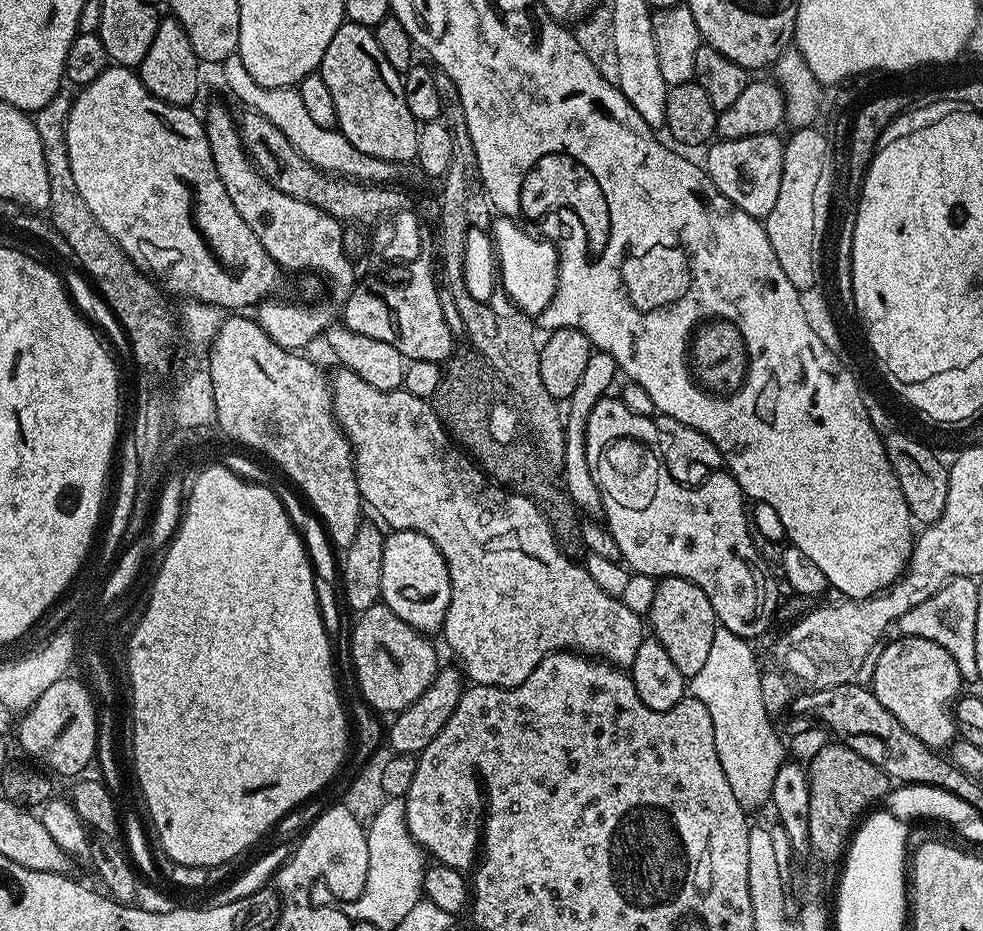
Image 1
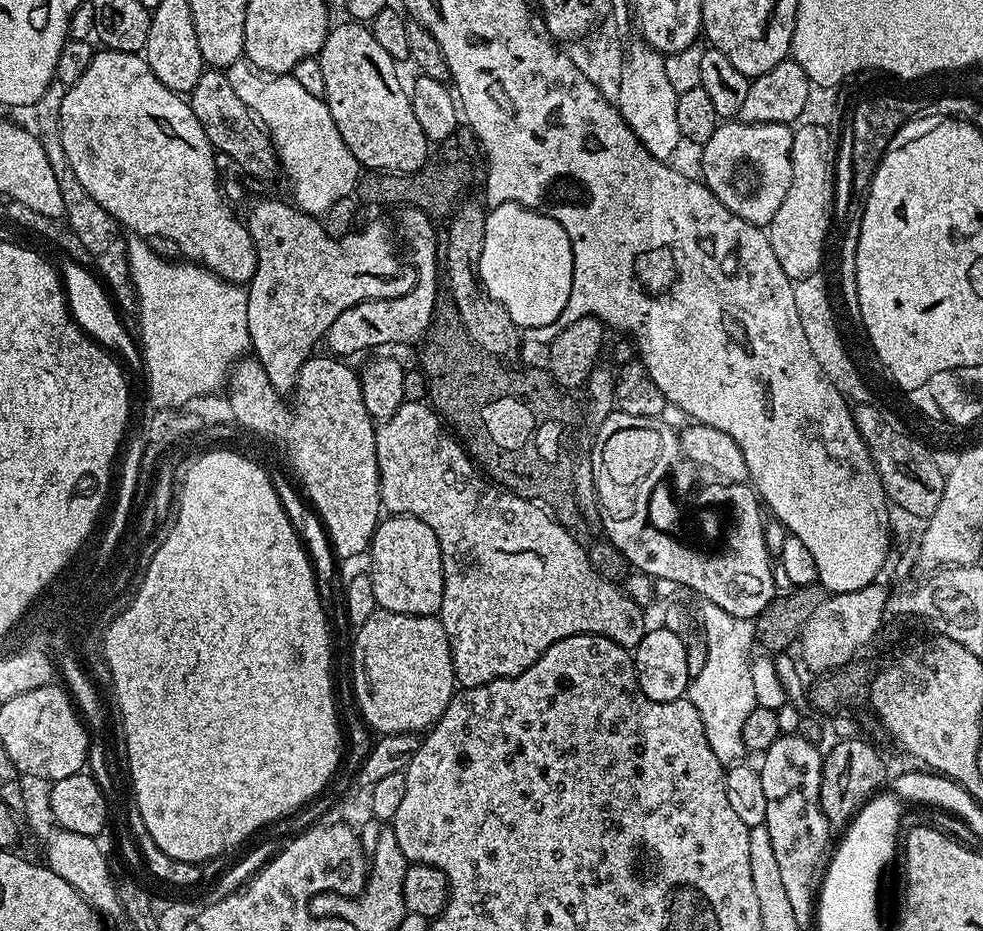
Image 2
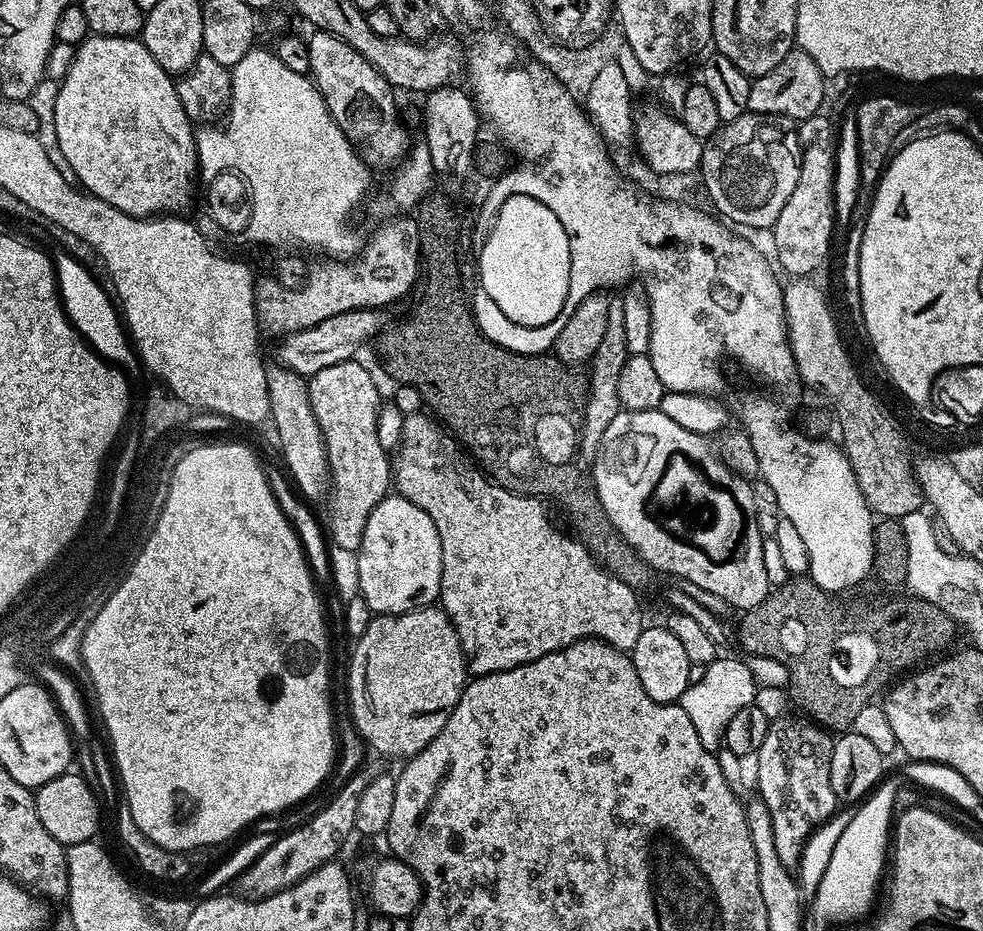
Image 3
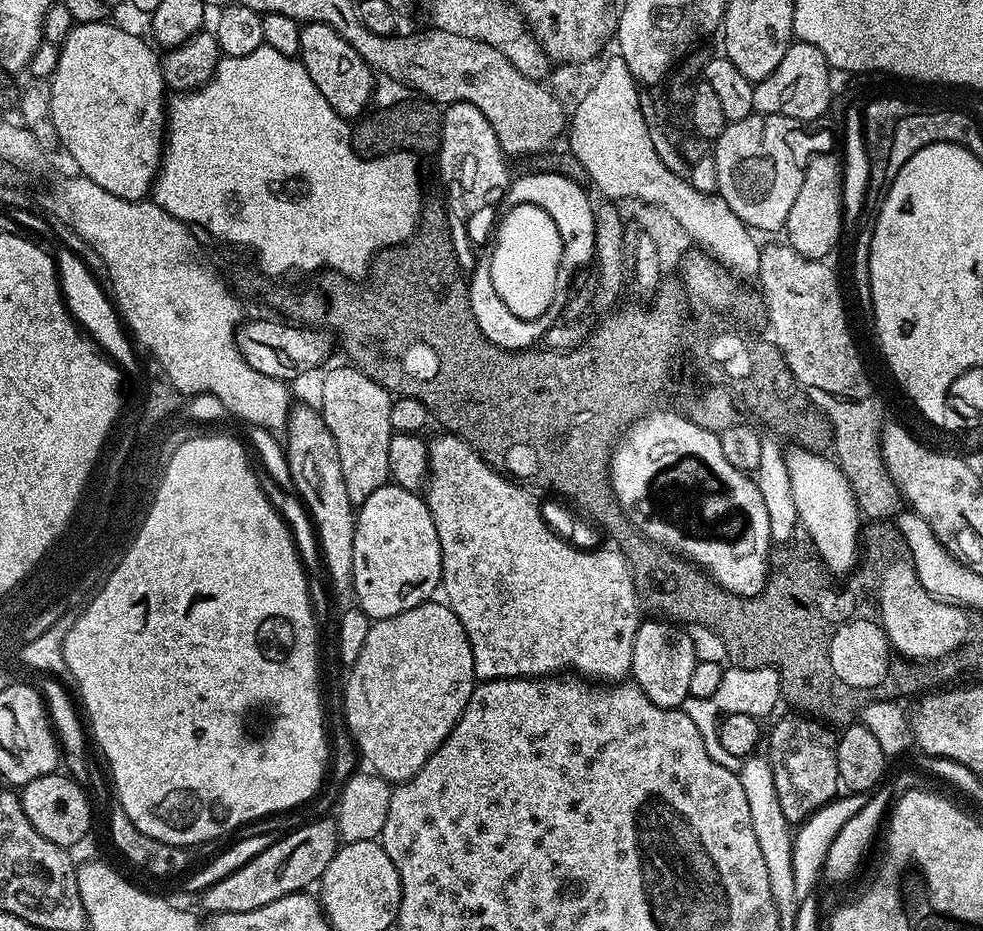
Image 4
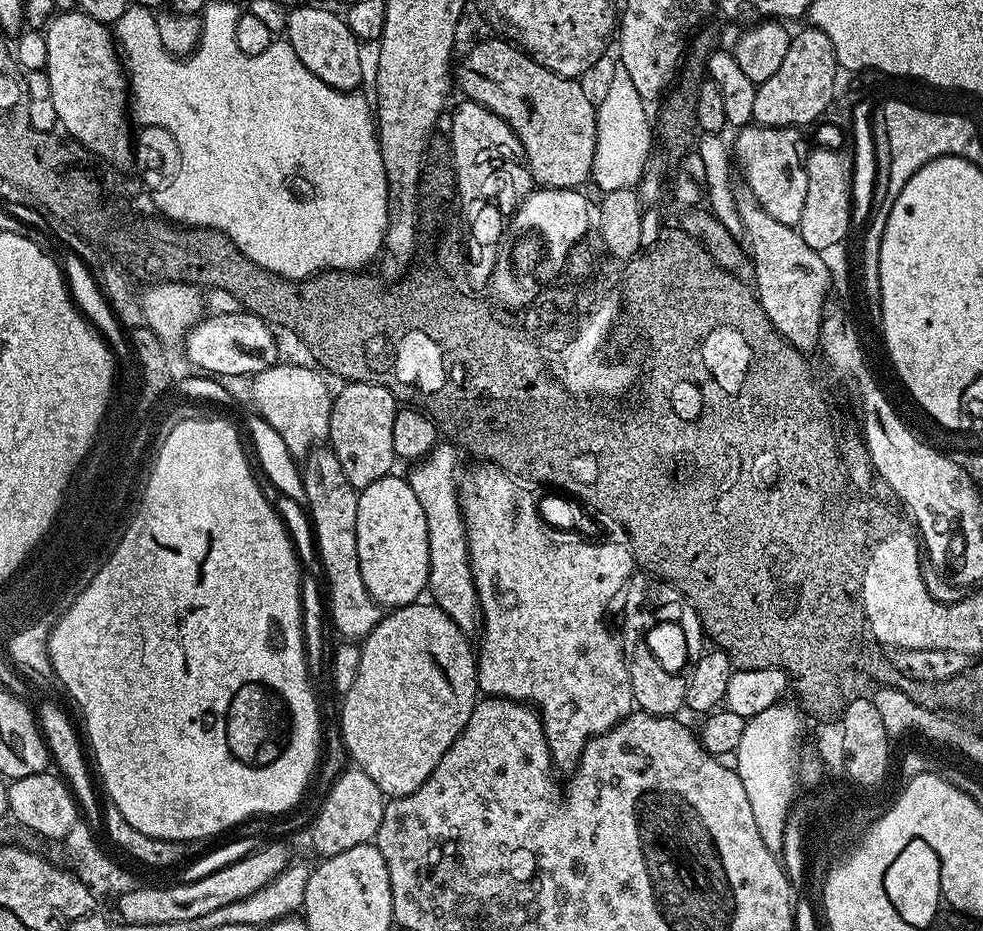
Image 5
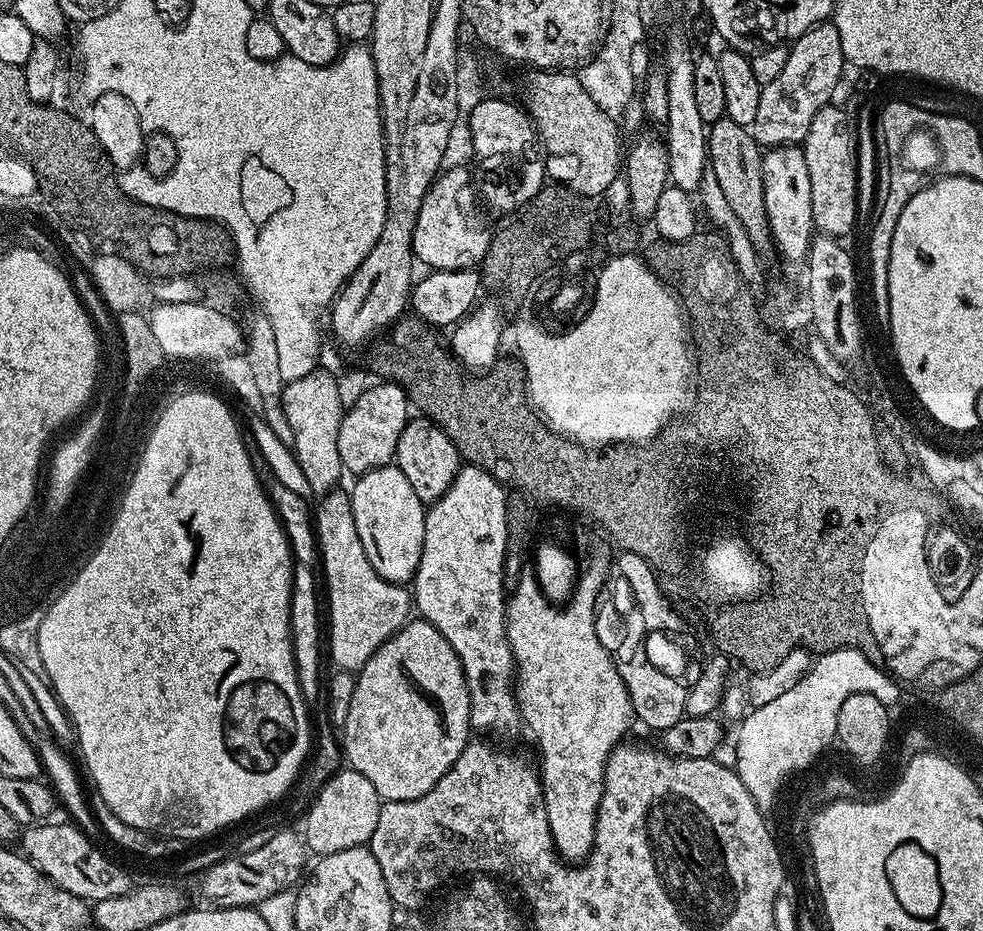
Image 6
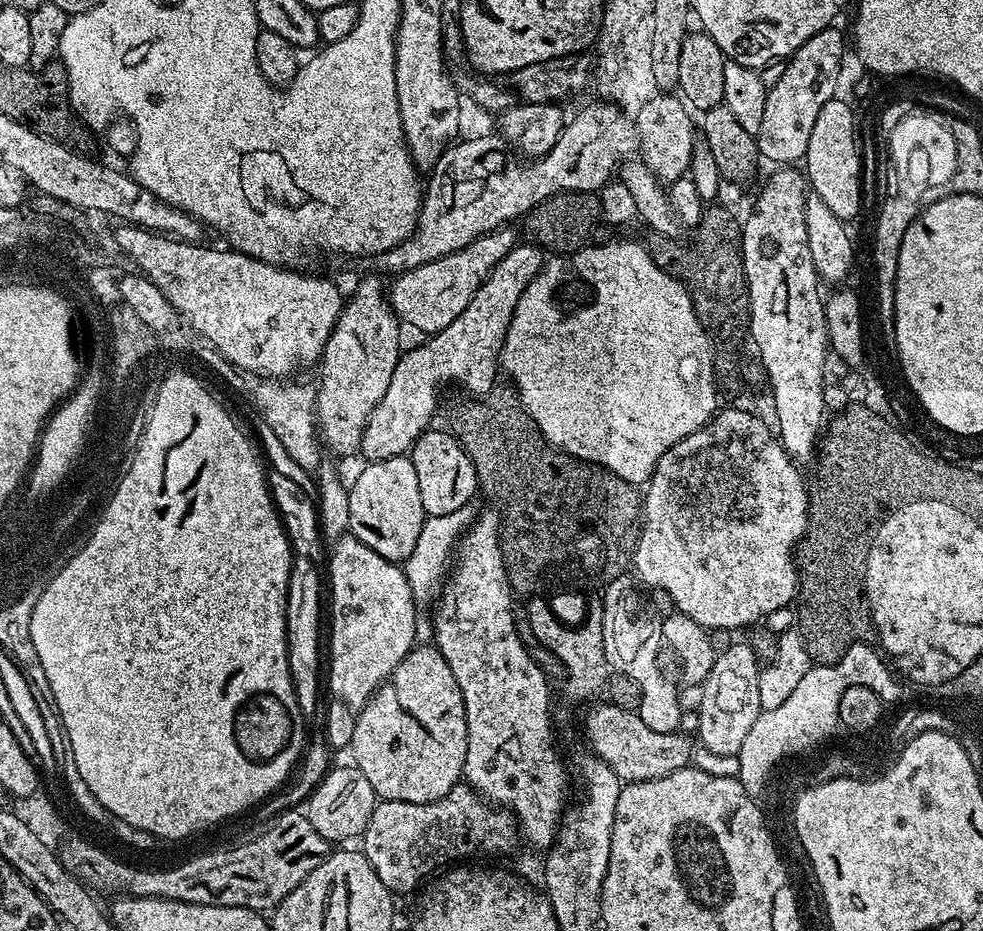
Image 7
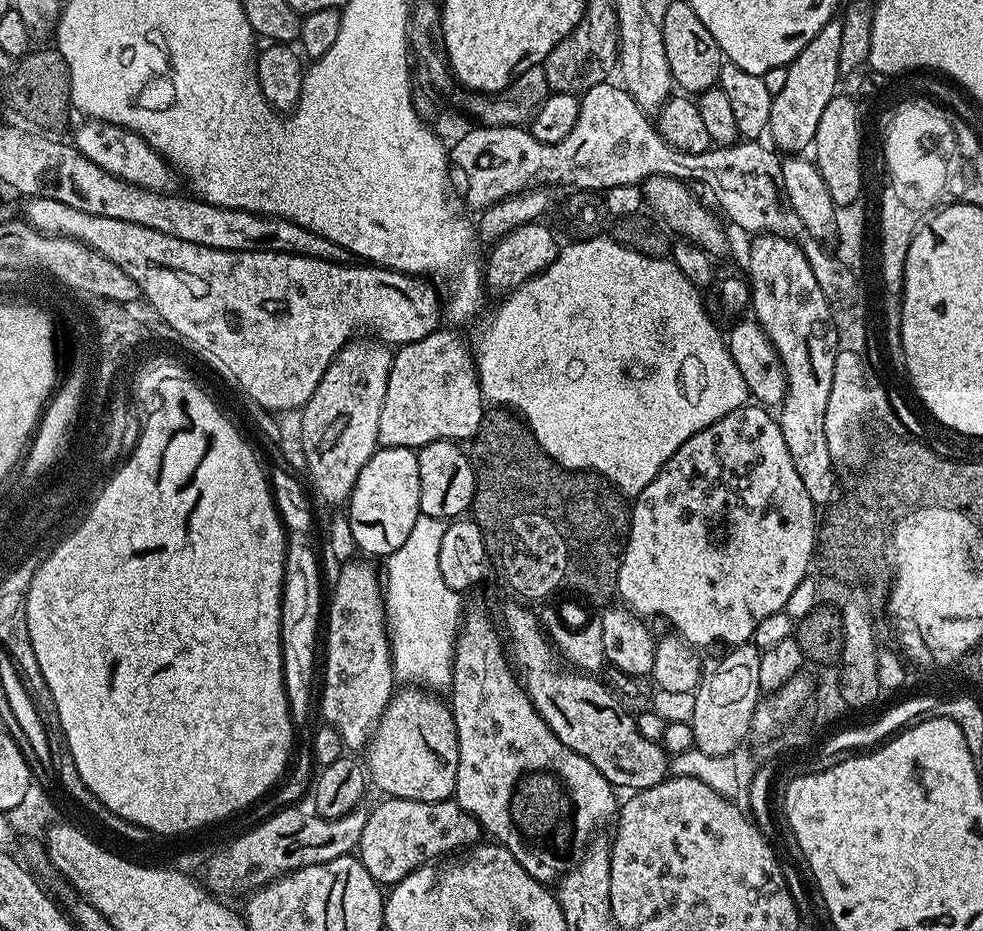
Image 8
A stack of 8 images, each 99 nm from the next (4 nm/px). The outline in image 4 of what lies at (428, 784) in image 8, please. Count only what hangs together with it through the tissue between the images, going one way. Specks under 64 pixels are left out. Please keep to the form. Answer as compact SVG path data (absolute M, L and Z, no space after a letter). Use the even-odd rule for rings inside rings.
M425 602L414 606L414 610L406 610L402 614L394 614L390 618L371 621L368 625L366 642L362 642L362 654L358 654L356 661L351 664L349 672L352 673L349 674L348 685L344 688L344 696L342 696L343 717L347 723L348 731L355 741L359 755L363 759L364 756L368 759L367 767L371 771L389 782L409 780L414 774L418 774L418 770L422 770L422 766L428 761L430 754L434 754L434 750L438 750L438 746L450 734L450 730L454 730L461 714L466 710L466 702L470 702L470 694L475 690L478 683L476 671L474 670L474 654L470 650L466 630L462 630L462 622L458 622L454 610L448 607L447 603L436 603Z

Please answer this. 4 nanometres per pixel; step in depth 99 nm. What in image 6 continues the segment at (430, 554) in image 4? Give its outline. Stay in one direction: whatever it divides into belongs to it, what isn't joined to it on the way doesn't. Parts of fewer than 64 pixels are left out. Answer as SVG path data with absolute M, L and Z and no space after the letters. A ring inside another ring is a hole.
M395 466L375 468L363 473L360 480L353 488L350 488L350 499L352 502L352 513L354 514L354 526L358 526L358 538L362 542L362 550L366 558L370 558L370 566L378 570L378 574L389 584L409 583L412 575L419 573L424 558L424 517L426 505L420 501L418 494L410 487L406 474Z

